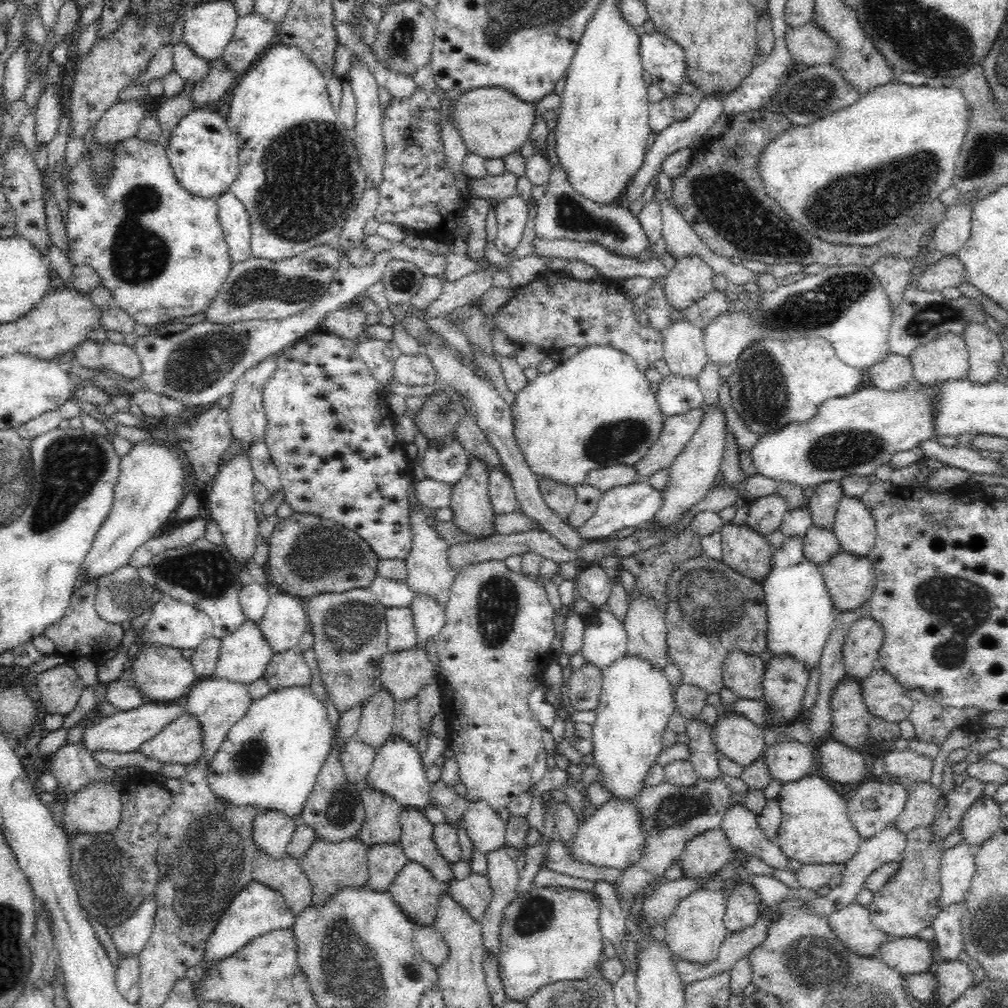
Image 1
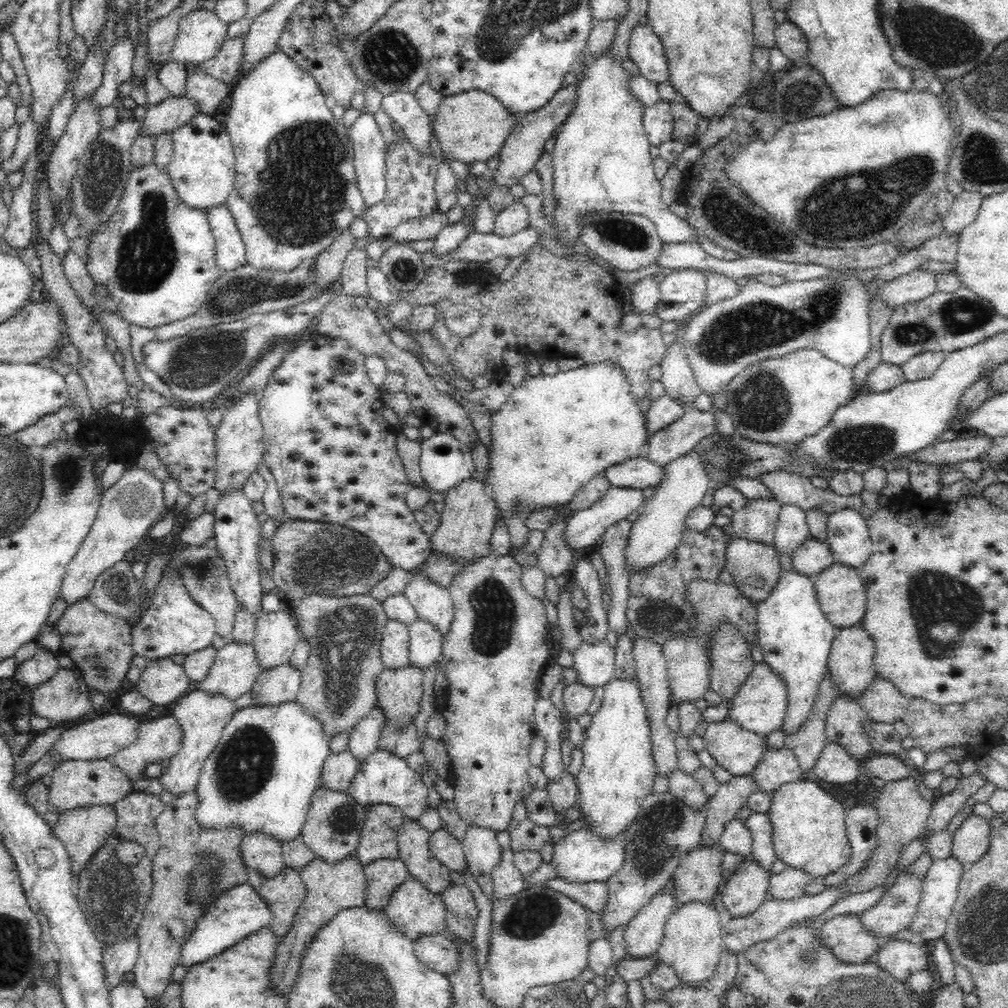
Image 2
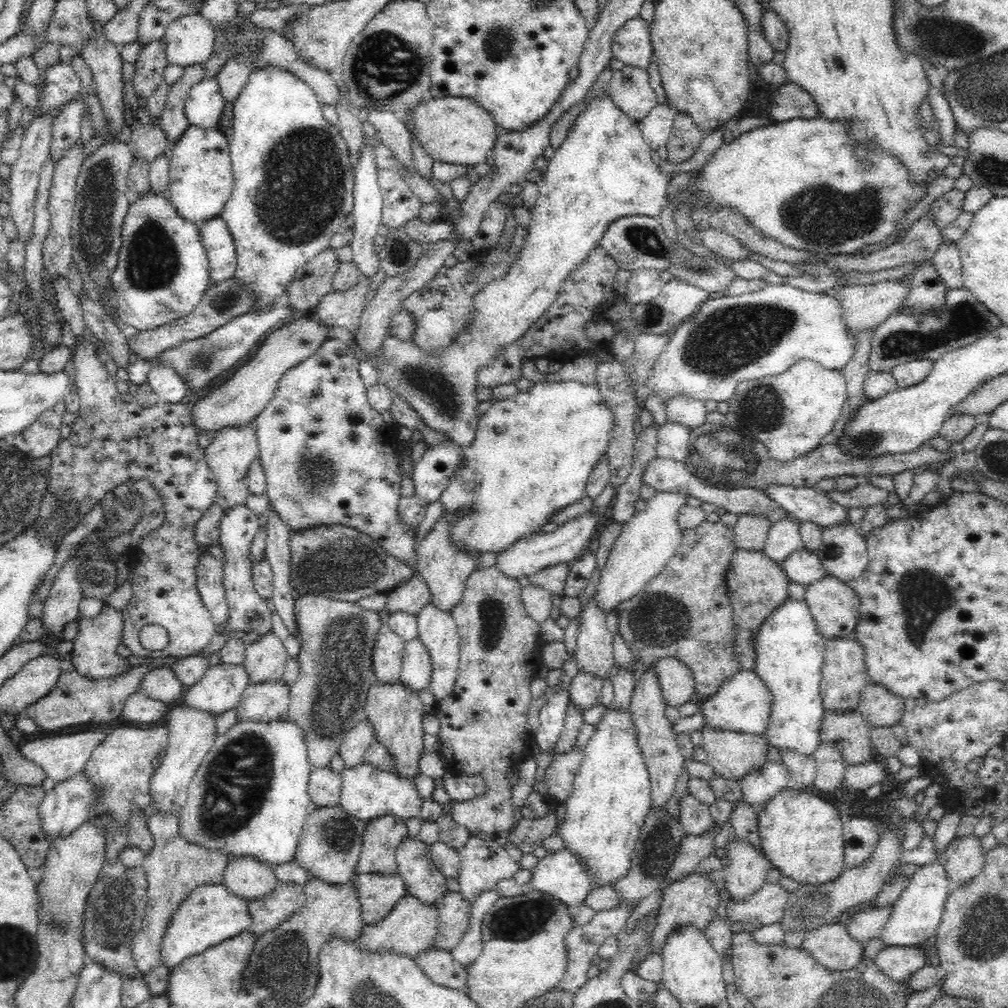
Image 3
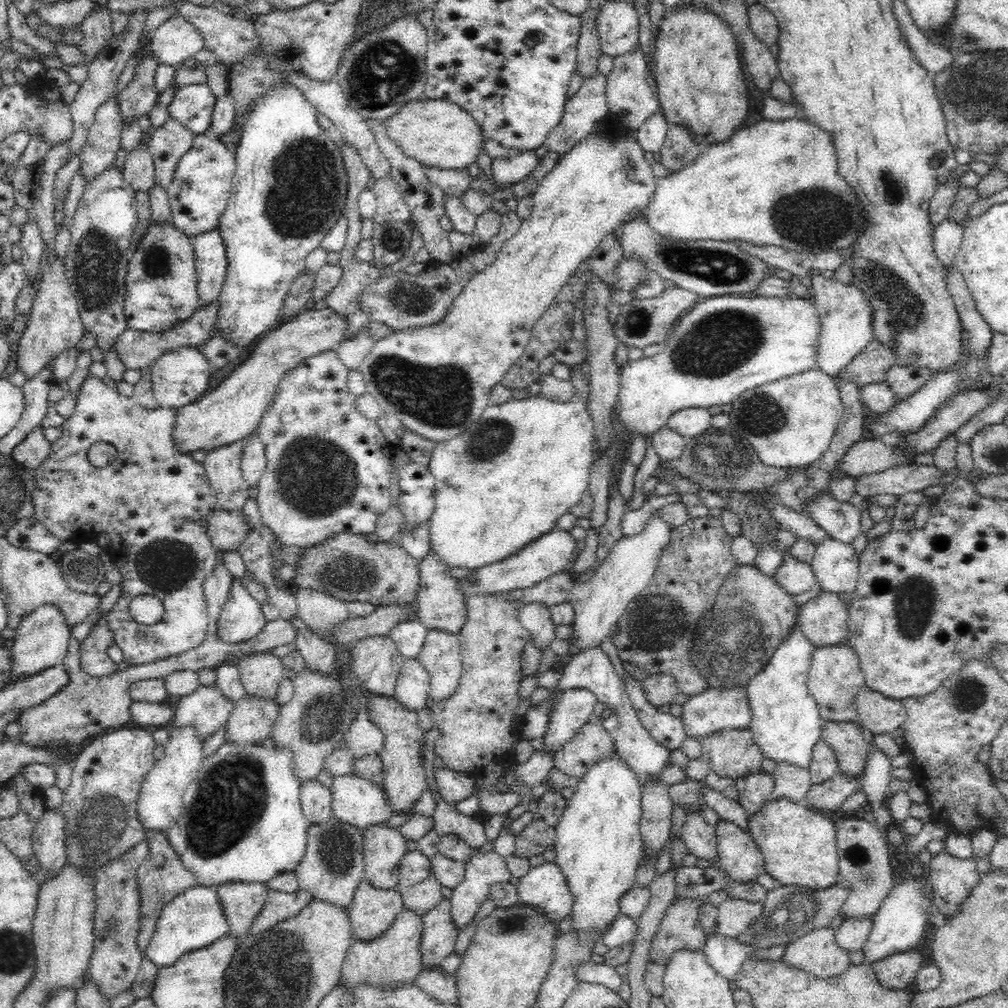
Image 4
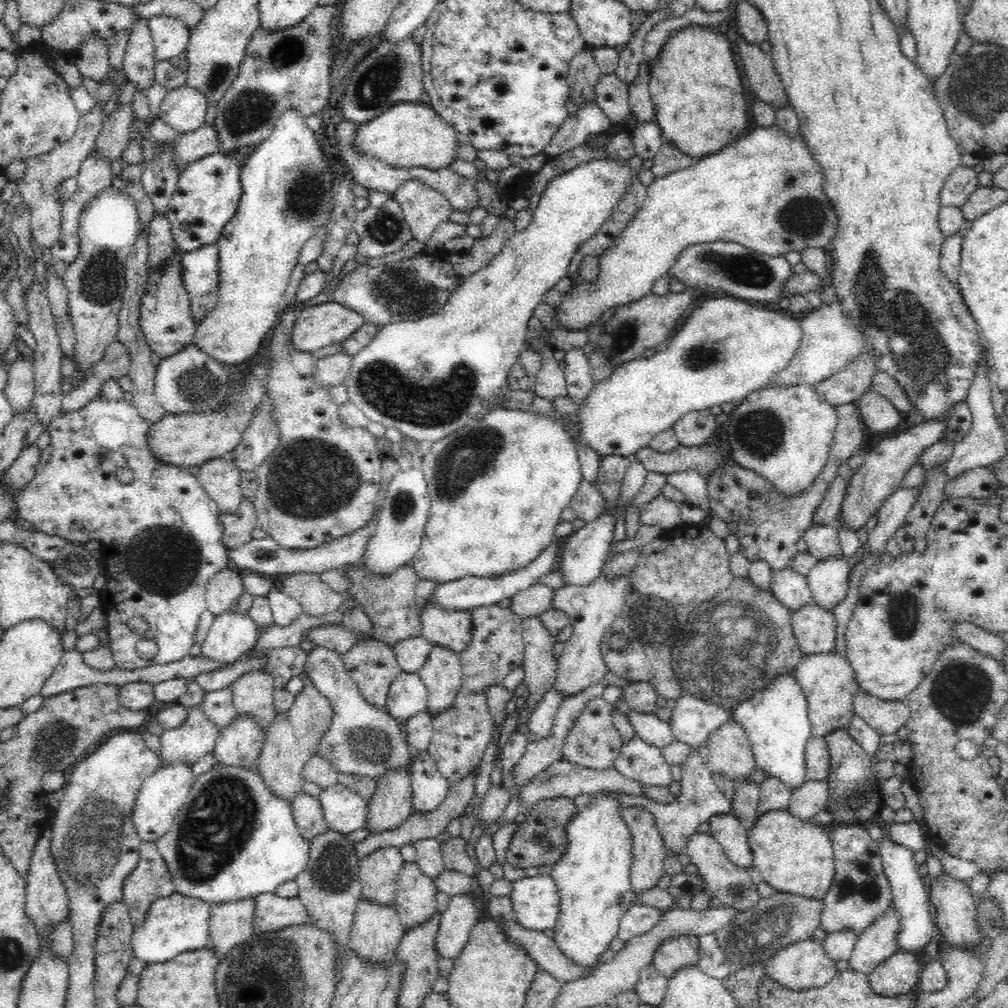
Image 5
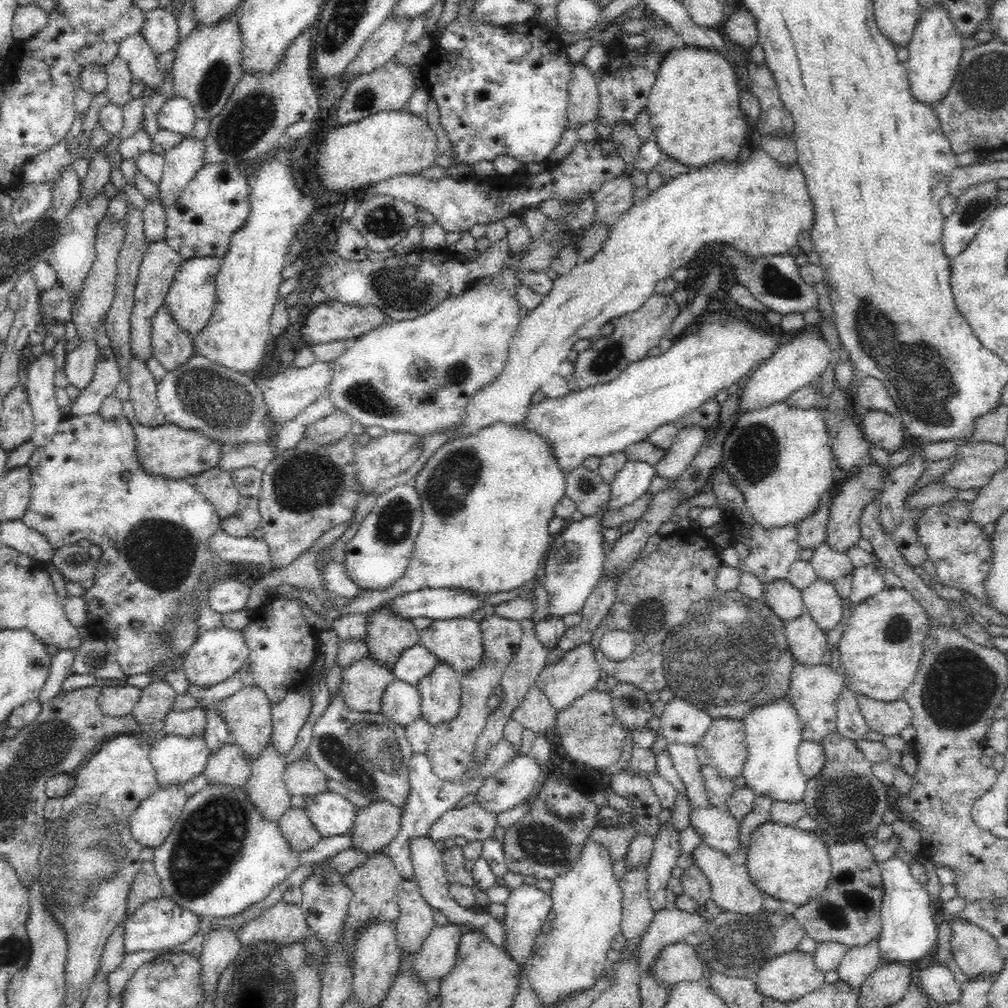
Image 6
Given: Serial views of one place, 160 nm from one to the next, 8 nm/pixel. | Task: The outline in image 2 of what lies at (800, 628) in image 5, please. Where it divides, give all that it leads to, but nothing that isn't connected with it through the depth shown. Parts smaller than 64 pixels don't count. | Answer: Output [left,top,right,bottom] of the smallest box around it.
[814,560,868,629]

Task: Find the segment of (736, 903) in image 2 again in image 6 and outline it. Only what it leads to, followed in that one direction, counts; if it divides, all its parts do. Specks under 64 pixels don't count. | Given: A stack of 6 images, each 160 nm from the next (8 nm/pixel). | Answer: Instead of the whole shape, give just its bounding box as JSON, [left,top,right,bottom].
[689,807,742,855]

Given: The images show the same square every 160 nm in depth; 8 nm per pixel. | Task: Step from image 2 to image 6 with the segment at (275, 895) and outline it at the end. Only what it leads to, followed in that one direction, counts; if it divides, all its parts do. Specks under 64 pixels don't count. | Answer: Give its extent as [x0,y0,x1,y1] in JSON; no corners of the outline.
[238,900,310,947]

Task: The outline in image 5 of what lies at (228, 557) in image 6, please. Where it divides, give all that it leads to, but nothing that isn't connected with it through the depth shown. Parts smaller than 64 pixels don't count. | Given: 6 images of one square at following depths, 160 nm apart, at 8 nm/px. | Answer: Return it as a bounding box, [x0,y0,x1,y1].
[228,517,378,578]

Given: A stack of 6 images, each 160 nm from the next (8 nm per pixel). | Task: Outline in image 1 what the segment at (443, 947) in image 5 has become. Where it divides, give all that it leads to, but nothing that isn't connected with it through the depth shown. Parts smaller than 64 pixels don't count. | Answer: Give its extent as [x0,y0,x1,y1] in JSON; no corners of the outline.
[462,798,507,855]

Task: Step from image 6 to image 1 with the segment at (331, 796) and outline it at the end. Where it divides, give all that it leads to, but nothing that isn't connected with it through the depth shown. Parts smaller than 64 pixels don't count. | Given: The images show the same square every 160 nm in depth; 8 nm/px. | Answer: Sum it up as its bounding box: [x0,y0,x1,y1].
[364,736,432,810]

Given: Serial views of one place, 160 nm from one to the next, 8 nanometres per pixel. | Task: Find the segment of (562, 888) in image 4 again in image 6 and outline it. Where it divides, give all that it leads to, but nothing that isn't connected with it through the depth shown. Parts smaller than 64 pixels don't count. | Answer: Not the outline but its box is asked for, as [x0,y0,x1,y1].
[503,883,553,972]

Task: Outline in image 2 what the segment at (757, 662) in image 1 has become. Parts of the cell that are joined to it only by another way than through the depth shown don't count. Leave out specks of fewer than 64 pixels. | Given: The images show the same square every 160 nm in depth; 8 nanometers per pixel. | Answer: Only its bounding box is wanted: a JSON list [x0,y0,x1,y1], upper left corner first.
[709,623,757,699]

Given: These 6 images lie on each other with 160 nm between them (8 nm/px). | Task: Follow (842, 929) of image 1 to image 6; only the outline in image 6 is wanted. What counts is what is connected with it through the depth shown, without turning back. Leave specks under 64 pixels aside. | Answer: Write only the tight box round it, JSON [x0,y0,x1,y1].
[756,950,825,1002]

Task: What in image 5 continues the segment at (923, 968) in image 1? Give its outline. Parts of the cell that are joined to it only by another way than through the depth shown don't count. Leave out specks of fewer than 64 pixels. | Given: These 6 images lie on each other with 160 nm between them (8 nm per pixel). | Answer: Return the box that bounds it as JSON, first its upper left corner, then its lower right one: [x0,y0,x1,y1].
[868,952,921,997]

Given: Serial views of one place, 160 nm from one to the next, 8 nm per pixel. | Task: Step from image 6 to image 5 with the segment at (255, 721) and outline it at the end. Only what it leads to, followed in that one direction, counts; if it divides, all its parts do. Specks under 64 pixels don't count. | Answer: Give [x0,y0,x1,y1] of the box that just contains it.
[231,667,277,732]

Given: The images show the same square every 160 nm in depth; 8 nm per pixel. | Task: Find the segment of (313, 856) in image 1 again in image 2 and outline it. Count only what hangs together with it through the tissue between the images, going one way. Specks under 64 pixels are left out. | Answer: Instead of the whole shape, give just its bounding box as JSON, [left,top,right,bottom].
[272,854,367,995]

